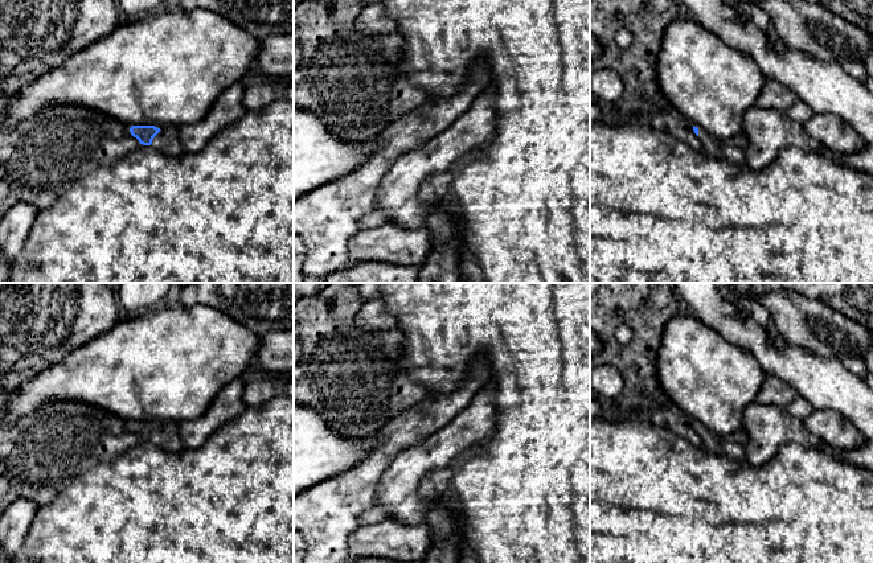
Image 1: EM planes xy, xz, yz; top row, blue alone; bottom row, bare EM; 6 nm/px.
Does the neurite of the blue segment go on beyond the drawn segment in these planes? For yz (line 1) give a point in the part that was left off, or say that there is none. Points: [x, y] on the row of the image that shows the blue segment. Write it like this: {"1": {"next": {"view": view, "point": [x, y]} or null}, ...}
{"1": {"next": {"view": "yz", "point": [733, 150]}}}

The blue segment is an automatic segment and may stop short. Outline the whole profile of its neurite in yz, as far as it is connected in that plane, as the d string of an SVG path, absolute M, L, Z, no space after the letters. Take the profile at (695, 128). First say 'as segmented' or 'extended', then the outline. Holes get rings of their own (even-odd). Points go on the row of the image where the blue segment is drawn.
extended; M693 126L694 133L698 136L708 155L716 159L724 159L739 165L746 164L745 151L749 140L745 133L735 135L728 140L718 140L706 131Z

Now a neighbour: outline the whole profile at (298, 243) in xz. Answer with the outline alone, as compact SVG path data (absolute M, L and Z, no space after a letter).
M294 233L294 283L304 283L303 263L304 263L304 243Z

